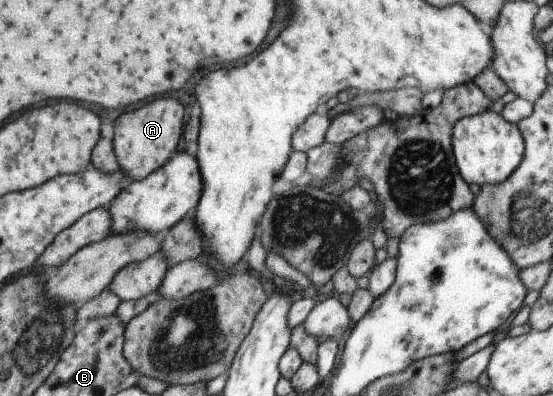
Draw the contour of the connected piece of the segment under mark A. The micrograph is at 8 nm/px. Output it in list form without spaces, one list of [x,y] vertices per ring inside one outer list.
[[[162,97],[134,111],[126,111],[116,119],[112,140],[114,153],[127,179],[144,180],[168,163],[182,139],[182,117],[182,105],[170,97]]]

